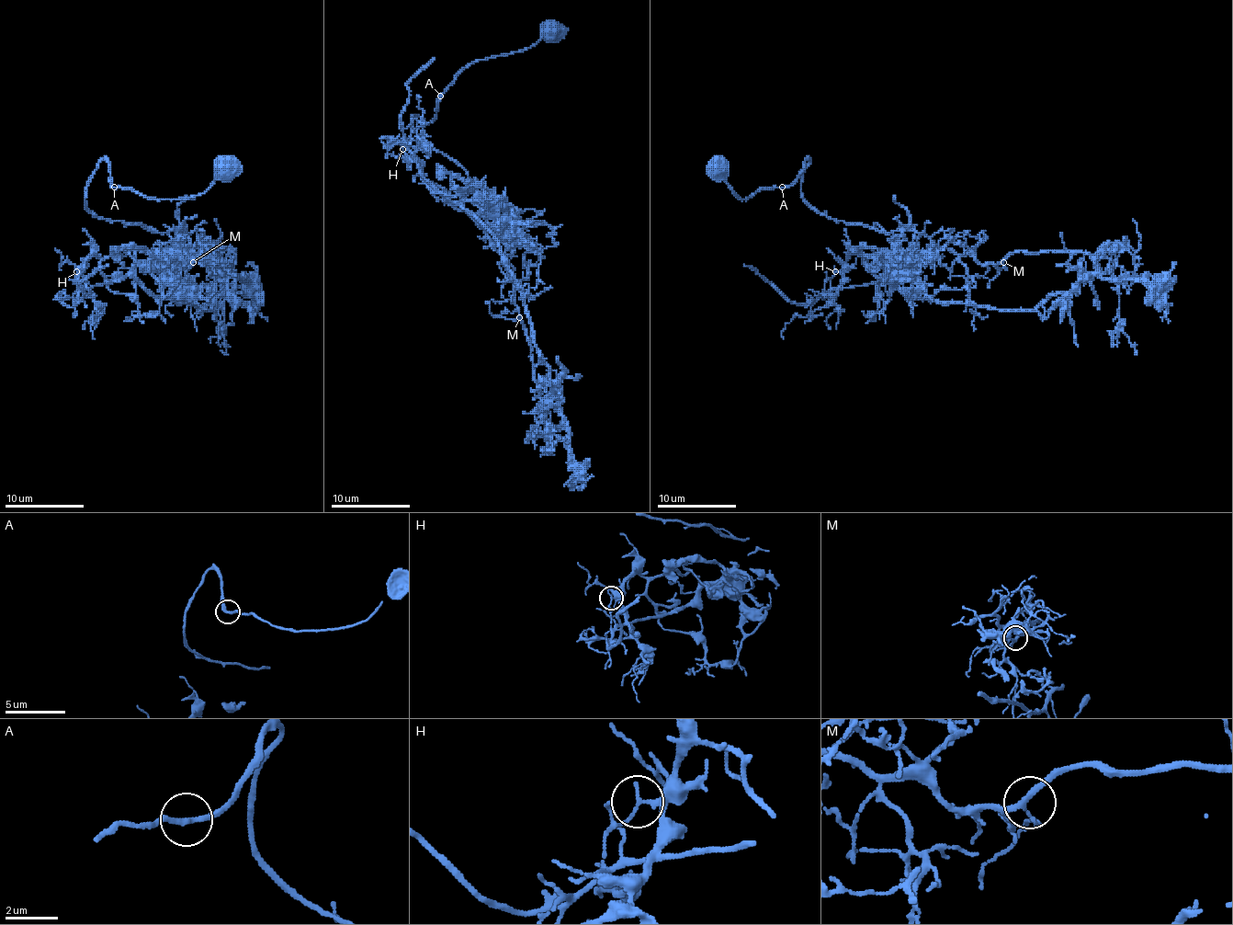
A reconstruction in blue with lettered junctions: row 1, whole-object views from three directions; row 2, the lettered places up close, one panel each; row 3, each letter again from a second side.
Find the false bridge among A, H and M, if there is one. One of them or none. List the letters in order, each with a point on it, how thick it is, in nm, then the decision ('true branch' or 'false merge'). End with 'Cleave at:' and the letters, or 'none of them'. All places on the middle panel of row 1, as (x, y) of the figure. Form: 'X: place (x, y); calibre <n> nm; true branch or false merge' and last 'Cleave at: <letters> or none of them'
A: place (440, 96); calibre 240 nm; true branch
H: place (402, 149); calibre 150 nm; false merge
M: place (519, 317); calibre 200 nm; true branch
Cleave at: H

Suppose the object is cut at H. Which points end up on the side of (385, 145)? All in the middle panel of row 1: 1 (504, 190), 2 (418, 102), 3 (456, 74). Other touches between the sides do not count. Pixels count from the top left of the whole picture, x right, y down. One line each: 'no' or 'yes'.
1: no
2: yes
3: yes

